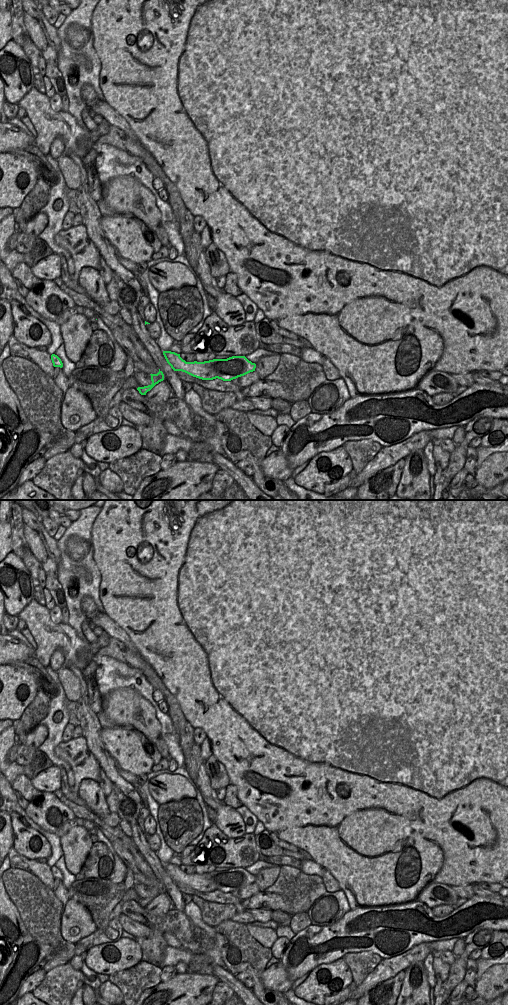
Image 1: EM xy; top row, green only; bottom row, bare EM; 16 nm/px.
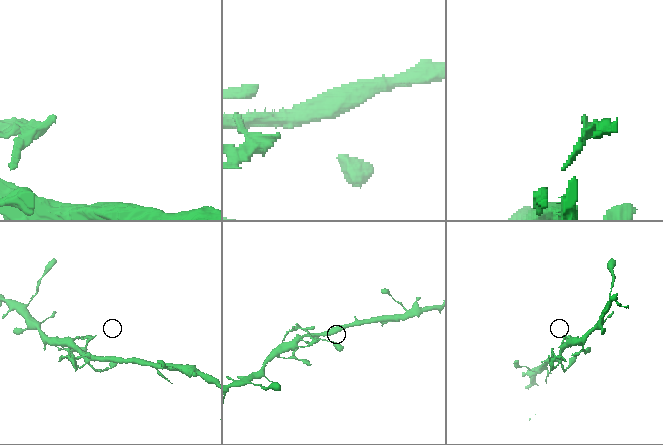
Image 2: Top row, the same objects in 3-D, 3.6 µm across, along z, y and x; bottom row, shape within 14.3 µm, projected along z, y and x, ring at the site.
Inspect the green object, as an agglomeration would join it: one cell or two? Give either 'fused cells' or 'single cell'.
fused cells

